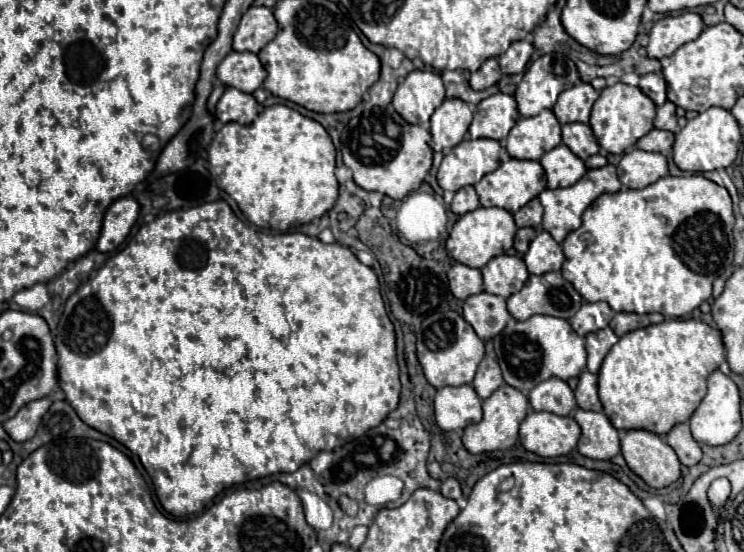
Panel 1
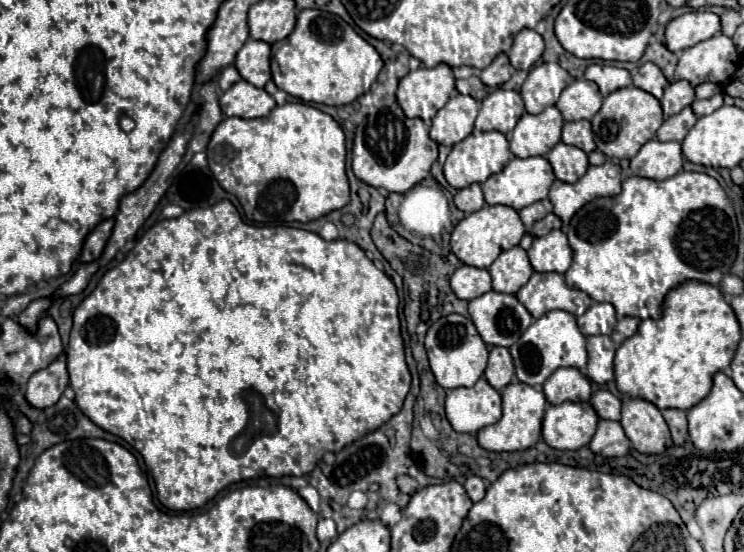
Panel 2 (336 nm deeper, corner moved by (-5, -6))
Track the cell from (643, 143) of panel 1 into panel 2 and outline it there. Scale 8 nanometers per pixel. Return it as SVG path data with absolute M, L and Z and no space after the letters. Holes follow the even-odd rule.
M687 106L687 108L683 108L683 112L679 112L675 116L669 116L661 124L661 128L657 130L657 138L661 142L669 142L669 140L681 142L687 136L687 132L693 128L695 122L697 122L697 116L693 114L691 106Z

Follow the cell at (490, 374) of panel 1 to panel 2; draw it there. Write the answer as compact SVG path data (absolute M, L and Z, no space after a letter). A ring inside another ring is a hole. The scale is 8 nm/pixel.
M503 346L491 348L491 352L489 352L489 364L485 368L487 382L493 388L501 390L501 388L505 388L511 382L513 374L515 374L515 366L513 366L513 358L511 358L509 350L503 348Z

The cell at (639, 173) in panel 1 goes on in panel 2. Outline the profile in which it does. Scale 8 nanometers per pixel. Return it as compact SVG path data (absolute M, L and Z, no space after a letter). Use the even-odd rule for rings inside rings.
M649 140L633 158L631 172L653 180L665 180L675 176L683 168L683 152L679 142Z

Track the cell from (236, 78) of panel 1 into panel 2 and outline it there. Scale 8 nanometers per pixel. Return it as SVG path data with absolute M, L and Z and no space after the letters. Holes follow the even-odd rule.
M249 38L237 52L235 68L239 70L243 80L247 80L257 88L263 88L271 80L269 58L271 58L271 46L263 40Z

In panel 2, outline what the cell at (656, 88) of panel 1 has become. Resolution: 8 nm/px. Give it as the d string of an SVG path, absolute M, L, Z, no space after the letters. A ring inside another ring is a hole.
M651 62L643 64L635 74L633 74L633 84L649 94L653 94L655 98L663 96L663 88L667 86L667 78L663 76L663 72L659 72L659 68Z

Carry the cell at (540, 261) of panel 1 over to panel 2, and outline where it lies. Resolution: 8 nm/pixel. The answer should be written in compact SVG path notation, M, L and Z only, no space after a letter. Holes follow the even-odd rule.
M551 230L547 236L533 238L529 262L537 272L565 274L571 266L571 248L567 244L567 236L561 230Z

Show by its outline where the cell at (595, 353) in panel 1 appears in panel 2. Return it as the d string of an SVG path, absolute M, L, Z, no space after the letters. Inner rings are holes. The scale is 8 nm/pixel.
M589 336L587 338L587 376L597 384L607 384L613 380L613 358L615 344L609 336Z

